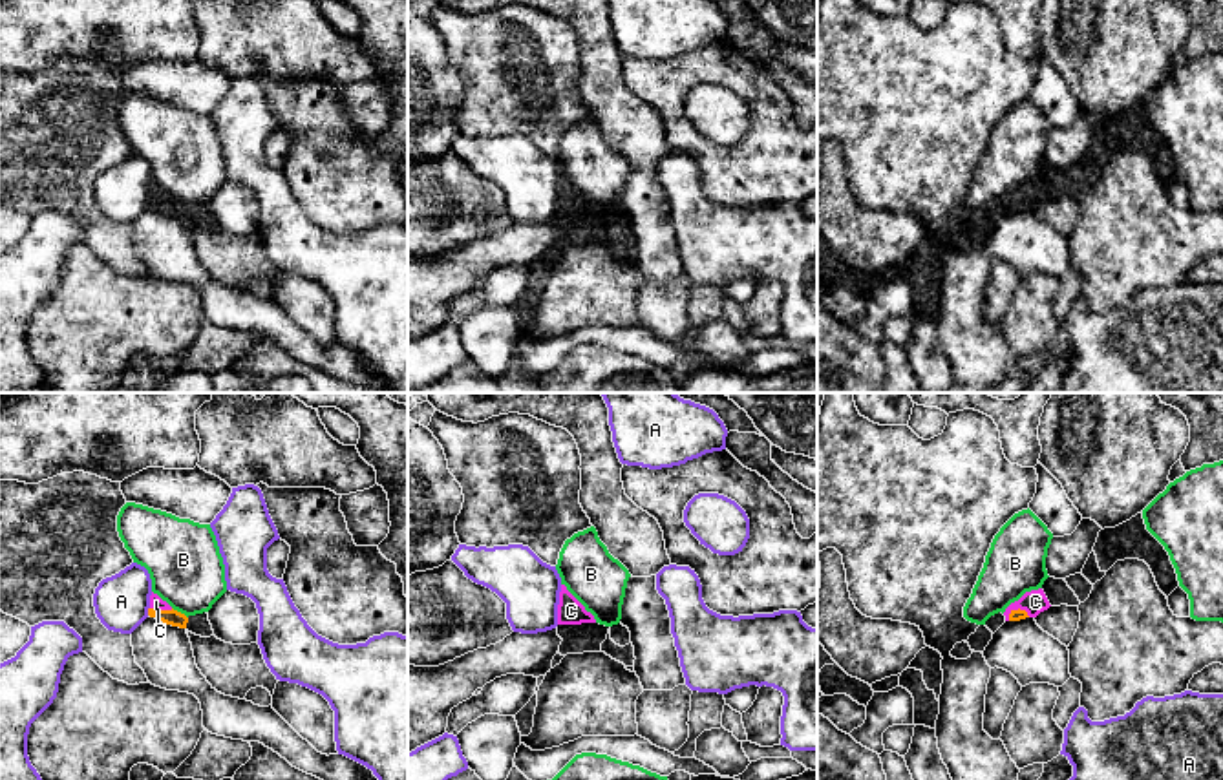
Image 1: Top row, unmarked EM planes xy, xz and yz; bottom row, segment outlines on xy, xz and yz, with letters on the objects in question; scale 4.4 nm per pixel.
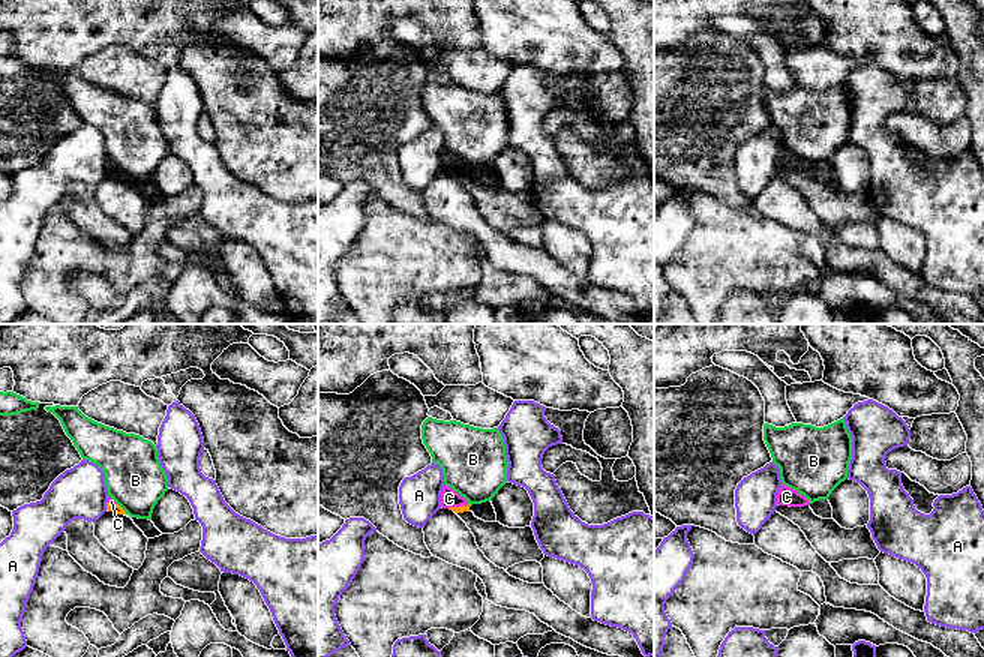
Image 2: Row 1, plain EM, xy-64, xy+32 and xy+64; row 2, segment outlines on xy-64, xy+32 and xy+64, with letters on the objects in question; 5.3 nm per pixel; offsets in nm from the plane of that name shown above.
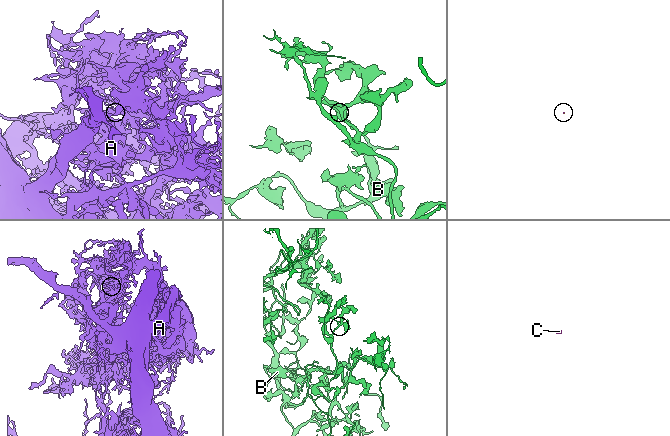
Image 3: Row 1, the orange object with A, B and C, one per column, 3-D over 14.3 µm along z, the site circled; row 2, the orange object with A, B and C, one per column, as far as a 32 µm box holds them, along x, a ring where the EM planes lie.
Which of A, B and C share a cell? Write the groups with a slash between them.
A / B / C

